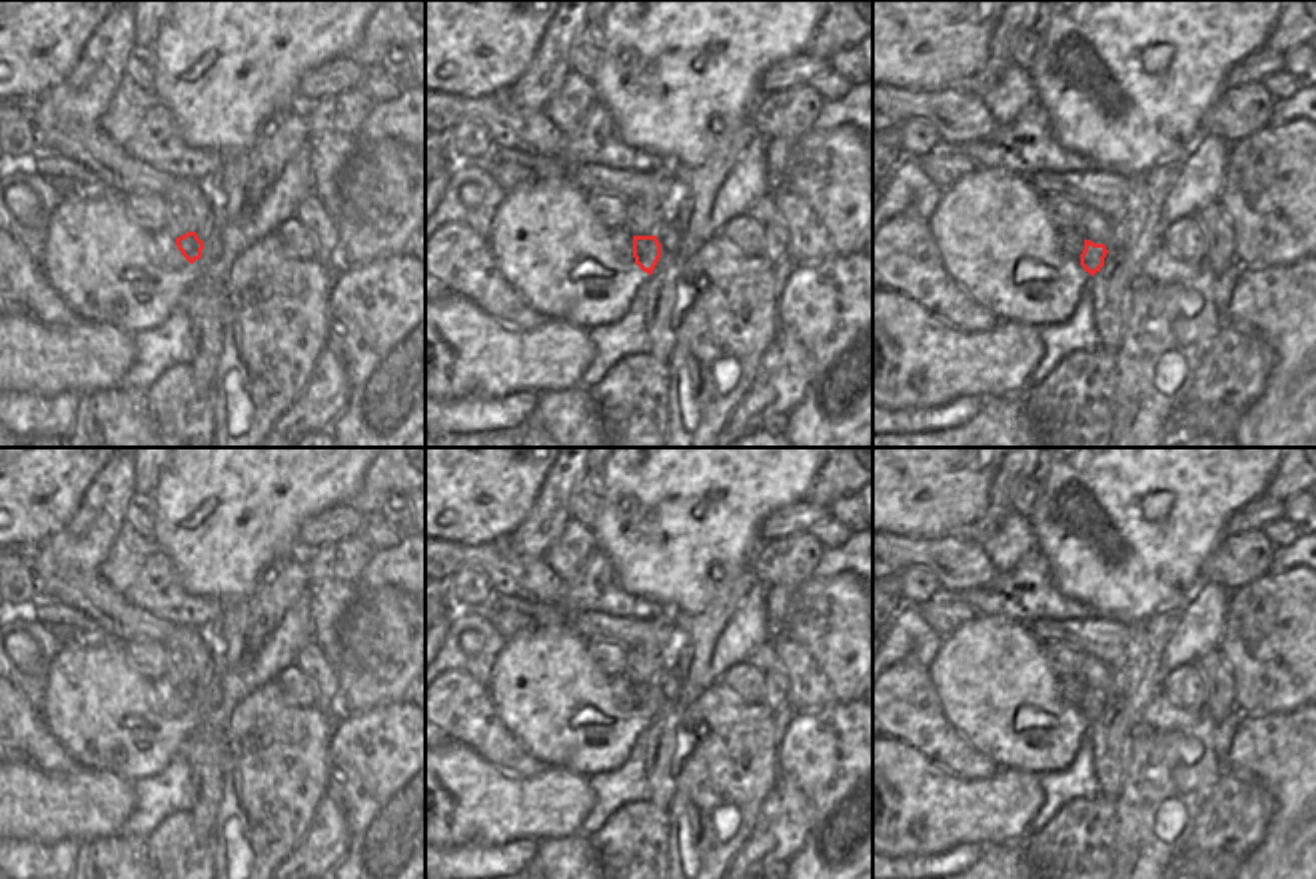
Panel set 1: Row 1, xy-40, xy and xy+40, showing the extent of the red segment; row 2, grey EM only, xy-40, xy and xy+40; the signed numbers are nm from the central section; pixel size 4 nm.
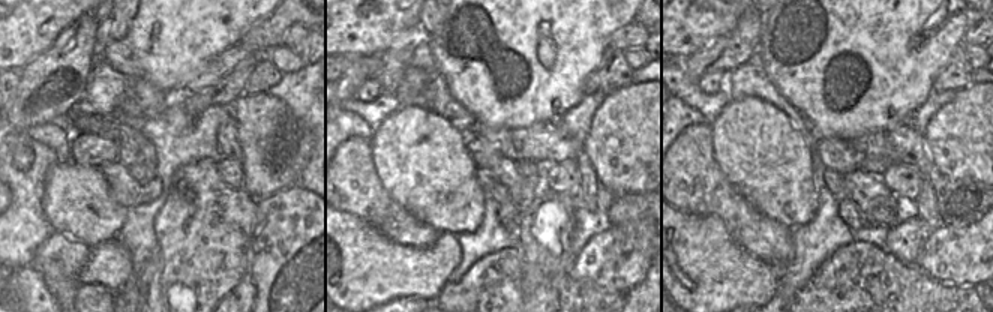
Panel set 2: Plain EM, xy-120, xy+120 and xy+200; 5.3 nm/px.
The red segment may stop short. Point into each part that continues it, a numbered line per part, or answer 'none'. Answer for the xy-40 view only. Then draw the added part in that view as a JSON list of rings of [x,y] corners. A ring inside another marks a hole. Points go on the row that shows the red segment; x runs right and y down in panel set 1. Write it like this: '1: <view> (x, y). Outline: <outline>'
none

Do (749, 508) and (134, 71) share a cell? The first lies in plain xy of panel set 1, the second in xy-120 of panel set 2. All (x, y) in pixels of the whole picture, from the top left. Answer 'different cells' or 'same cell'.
different cells

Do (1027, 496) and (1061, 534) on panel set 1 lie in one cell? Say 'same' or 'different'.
different

